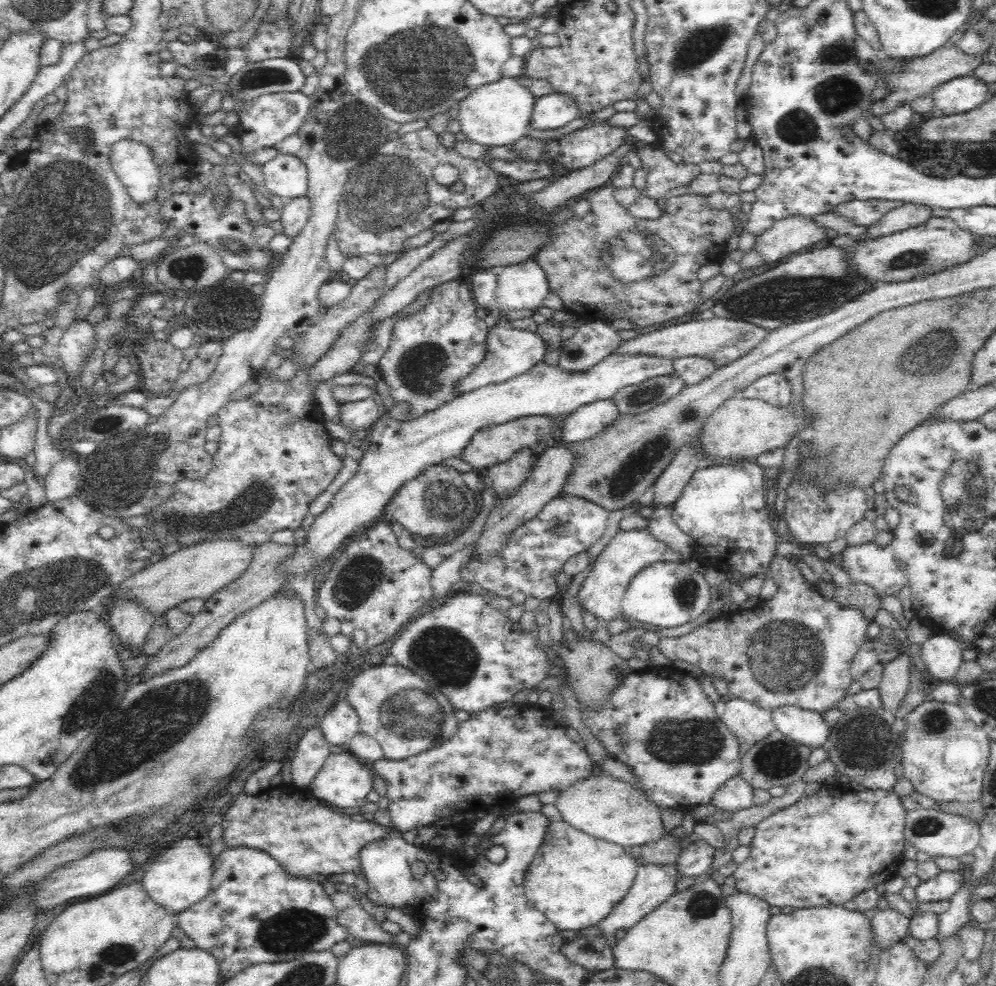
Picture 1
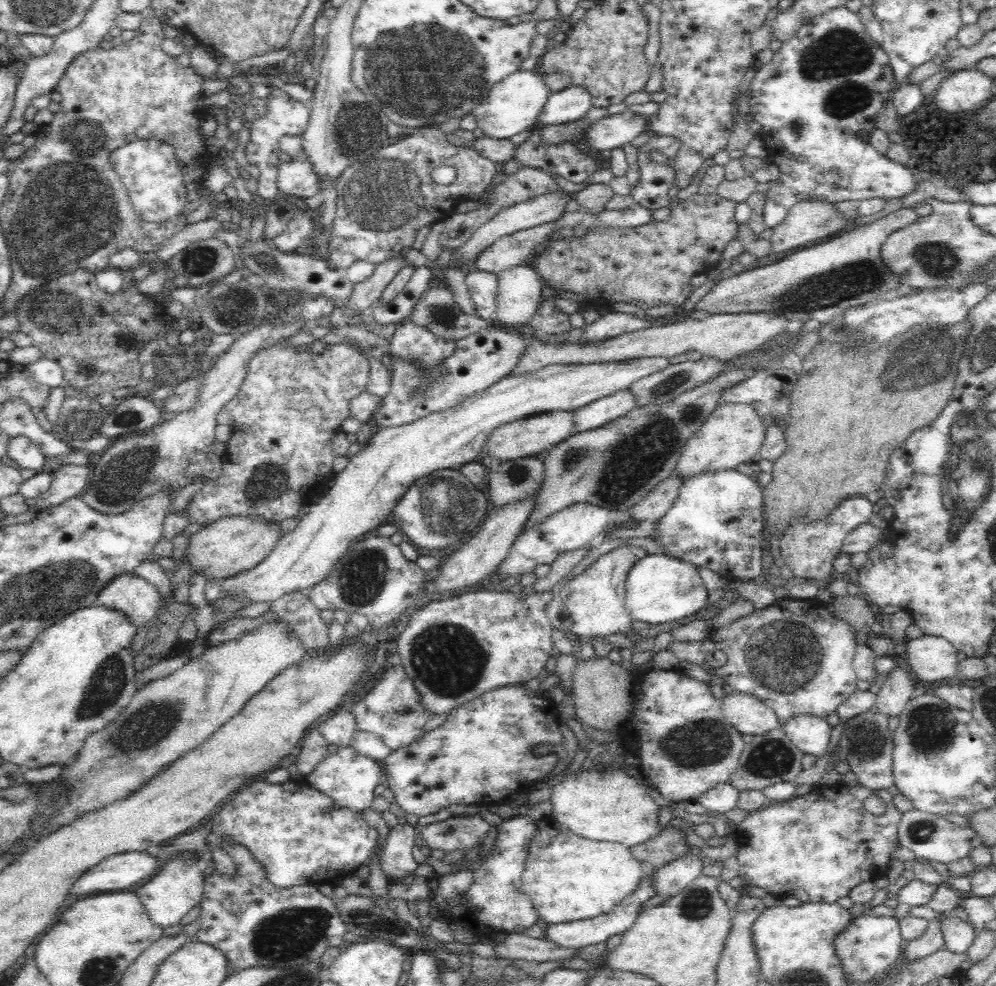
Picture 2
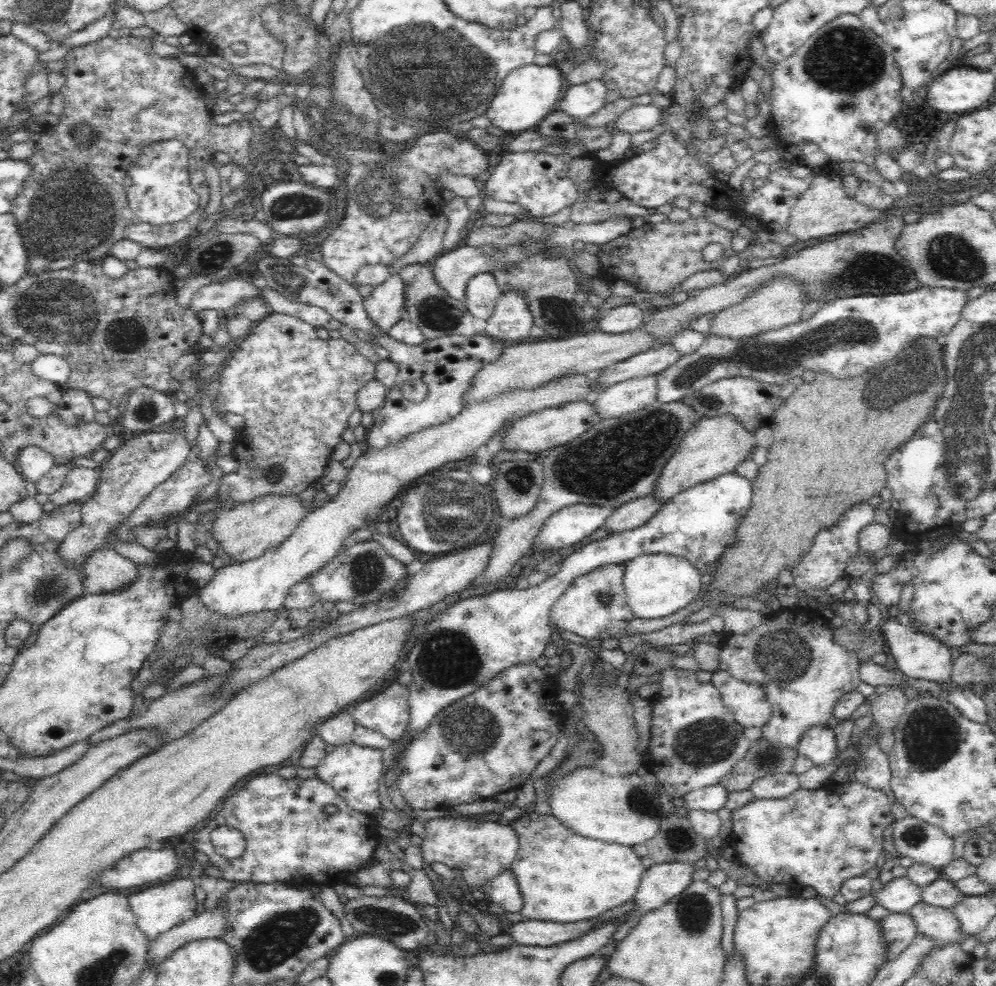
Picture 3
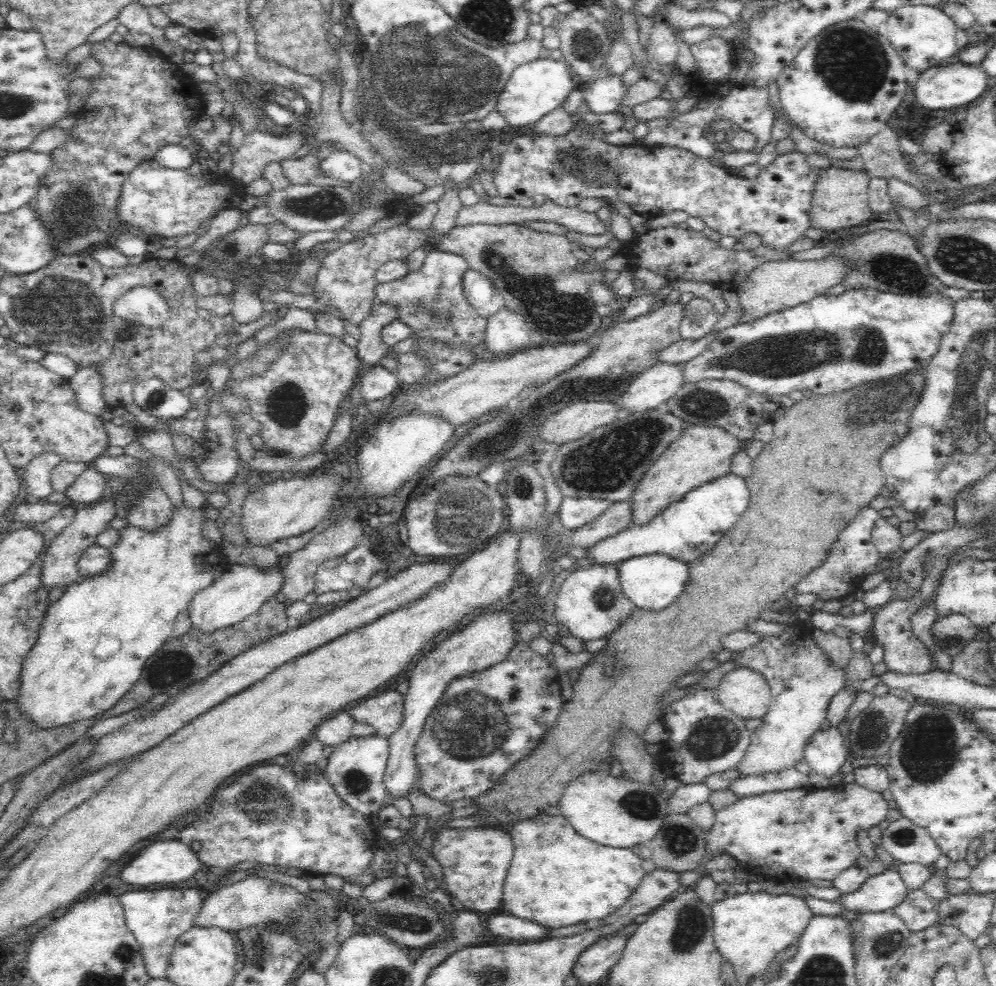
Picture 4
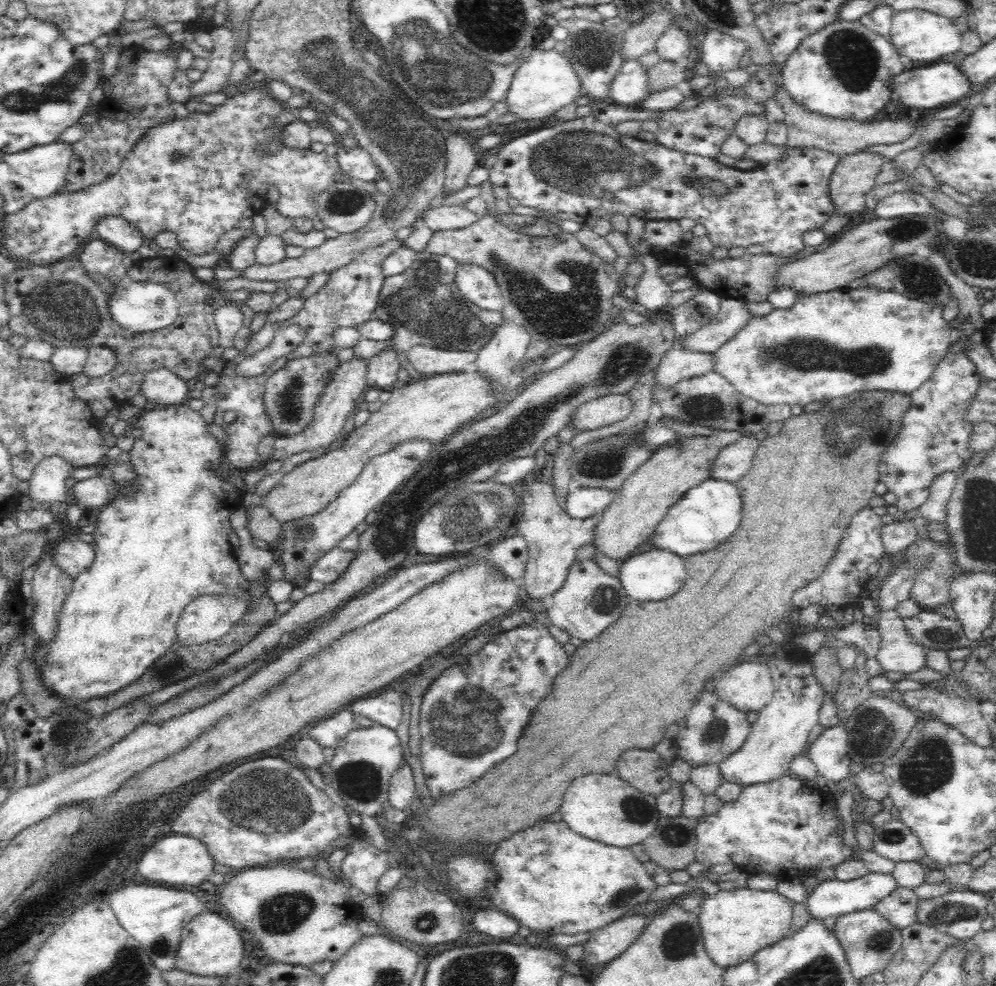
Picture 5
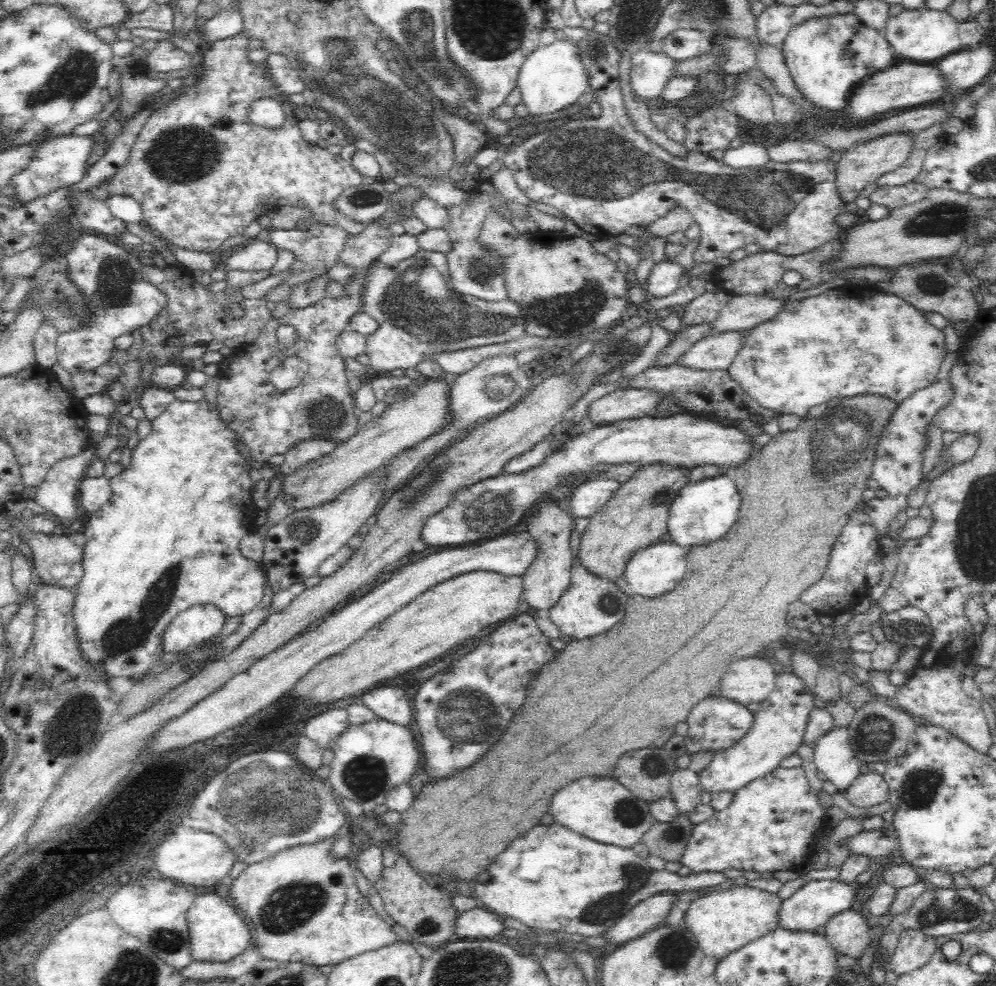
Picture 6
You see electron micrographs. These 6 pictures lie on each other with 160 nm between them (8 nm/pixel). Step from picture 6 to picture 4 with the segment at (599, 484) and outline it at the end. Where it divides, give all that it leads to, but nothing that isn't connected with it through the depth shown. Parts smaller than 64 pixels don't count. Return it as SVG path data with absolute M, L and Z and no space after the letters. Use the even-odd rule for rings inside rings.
M564 496L559 504L560 520L566 530L574 530L574 528L580 528L580 526L592 522L594 518L598 518L610 505L609 500L601 498Z

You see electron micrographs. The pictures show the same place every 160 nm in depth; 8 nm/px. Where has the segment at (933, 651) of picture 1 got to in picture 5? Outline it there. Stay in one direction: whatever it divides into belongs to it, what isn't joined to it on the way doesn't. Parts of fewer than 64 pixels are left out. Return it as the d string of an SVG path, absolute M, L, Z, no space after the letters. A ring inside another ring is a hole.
M896 610L878 612L878 621L873 623L881 635L880 650L875 658L882 672L905 672L910 674L926 664L927 650L907 634L903 619Z

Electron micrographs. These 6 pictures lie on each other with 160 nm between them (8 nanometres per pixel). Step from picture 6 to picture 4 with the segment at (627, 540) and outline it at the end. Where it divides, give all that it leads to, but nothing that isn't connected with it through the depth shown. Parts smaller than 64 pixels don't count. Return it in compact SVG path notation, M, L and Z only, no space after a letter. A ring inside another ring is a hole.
M688 425L683 430L682 436L680 436L680 438L676 438L676 440L672 442L672 444L668 445L668 448L665 449L664 452L660 454L660 456L658 456L658 458L656 458L656 460L654 460L652 464L650 464L650 466L648 466L648 470L644 472L644 476L642 476L642 478L638 480L638 484L636 484L636 488L634 488L634 492L632 492L632 496L630 496L628 500L629 503L632 504L632 516L628 518L630 519L630 522L628 522L628 526L626 526L626 528L624 529L627 529L628 527L631 527L632 525L643 525L643 524L646 524L647 522L650 522L657 514L660 514L668 505L671 505L673 502L678 502L687 492L690 492L691 490L694 490L697 486L703 485L706 482L710 482L711 480L714 480L715 478L718 478L718 477L724 476L725 474L730 473L730 462L732 460L732 456L734 456L734 454L736 454L736 452L738 452L738 450L740 450L740 448L743 448L743 447L744 447L744 443L739 438L732 436L730 433L728 433L728 431L724 430L722 427L710 426L710 425Z

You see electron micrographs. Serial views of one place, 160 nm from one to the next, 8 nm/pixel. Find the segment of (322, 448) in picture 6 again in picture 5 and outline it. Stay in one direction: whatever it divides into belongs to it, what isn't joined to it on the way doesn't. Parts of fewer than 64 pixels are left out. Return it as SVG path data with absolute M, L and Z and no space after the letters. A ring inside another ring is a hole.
M353 357L351 360L339 364L334 369L333 376L325 386L321 397L314 407L312 420L304 430L292 436L275 437L274 453L271 455L272 461L284 461L293 454L299 452L313 452L319 448L328 448L334 441L338 442L340 430L344 428L346 416L352 412L352 408L357 407L362 394L369 388L367 383L367 360Z

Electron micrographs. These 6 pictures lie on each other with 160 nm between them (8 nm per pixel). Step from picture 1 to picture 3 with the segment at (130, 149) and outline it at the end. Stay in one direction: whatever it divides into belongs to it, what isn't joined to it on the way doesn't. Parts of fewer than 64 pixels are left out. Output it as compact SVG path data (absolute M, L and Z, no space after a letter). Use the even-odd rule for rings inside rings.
M177 139L156 142L156 144L150 144L150 146L144 148L144 152L138 158L138 162L128 168L128 173L126 173L123 180L128 207L130 207L136 219L149 226L164 226L188 220L190 216L195 215L200 210L199 194L192 188L189 179L189 160L190 152L184 147L184 143Z

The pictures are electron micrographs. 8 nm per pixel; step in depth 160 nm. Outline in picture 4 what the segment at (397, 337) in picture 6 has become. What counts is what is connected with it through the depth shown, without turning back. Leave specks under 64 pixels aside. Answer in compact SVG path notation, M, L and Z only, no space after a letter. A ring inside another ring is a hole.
M446 251L428 252L420 268L409 270L408 274L392 282L378 283L376 285L376 300L388 303L396 309L396 319L410 327L411 336L418 341L442 341L446 345L460 345L464 349L481 351L485 342L487 318L480 316L478 311L469 304L464 296L462 274L468 270L468 263L457 254ZM380 362L366 370L366 376L361 383L364 403L382 399L388 401L401 388L403 385L398 381L398 377Z

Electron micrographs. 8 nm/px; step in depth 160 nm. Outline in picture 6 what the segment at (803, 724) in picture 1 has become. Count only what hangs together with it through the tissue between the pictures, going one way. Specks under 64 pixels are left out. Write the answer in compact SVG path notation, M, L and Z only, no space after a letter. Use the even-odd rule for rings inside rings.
M848 727L830 729L816 741L813 752L817 770L823 772L838 791L846 791L861 775L862 762L852 750Z

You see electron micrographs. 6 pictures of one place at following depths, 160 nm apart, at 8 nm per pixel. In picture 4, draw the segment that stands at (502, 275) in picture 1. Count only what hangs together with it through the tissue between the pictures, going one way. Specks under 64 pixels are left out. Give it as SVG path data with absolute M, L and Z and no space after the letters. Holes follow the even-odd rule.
M500 309L487 318L485 342L482 350L488 350L496 357L507 356L534 346L530 330L524 317L508 309Z

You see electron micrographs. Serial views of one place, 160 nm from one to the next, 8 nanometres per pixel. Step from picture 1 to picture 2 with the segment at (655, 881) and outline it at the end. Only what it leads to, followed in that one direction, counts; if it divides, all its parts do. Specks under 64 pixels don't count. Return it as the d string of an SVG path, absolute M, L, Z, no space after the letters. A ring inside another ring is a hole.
M644 877L635 892L624 898L624 900L620 902L619 905L616 905L610 912L602 914L602 916L598 915L594 918L586 918L586 920L582 919L556 924L545 923L542 939L552 941L565 949L578 949L583 946L590 946L590 944L595 945L599 942L605 942L614 934L626 932L634 924L636 916L641 913L640 904L646 902L648 898L652 898L652 896L654 896L654 891L652 891L650 877Z

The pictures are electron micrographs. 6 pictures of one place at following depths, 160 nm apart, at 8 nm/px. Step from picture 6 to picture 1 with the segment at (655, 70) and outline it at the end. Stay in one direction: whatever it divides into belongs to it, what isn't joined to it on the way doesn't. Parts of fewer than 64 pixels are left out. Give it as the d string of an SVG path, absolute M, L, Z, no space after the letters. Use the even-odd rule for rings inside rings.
M556 93L536 98L530 129L554 130L580 118L580 107L572 95Z

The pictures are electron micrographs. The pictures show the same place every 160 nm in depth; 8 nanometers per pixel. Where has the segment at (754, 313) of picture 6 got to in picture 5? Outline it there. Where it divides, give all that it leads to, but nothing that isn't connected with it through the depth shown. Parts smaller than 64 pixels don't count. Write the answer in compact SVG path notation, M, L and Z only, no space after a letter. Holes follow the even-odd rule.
M721 297L718 318L687 336L683 340L683 347L694 352L716 352L754 317L747 303L742 299Z

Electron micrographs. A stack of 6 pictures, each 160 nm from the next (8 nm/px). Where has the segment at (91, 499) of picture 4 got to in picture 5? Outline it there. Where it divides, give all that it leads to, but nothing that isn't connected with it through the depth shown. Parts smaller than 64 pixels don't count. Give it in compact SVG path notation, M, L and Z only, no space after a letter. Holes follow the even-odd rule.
M100 475L71 482L72 494L78 500L78 506L83 509L98 508L106 505L112 496L109 481Z

